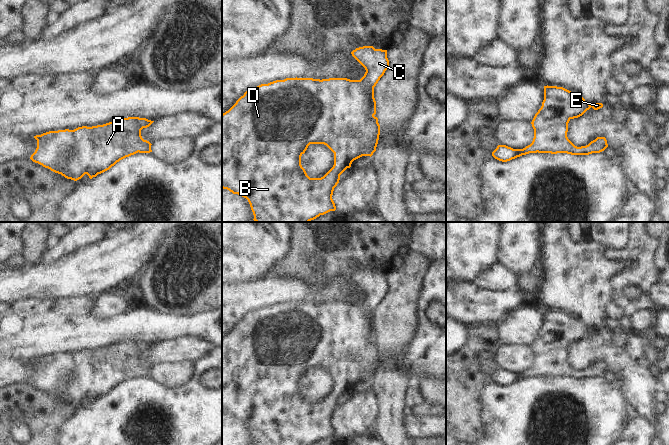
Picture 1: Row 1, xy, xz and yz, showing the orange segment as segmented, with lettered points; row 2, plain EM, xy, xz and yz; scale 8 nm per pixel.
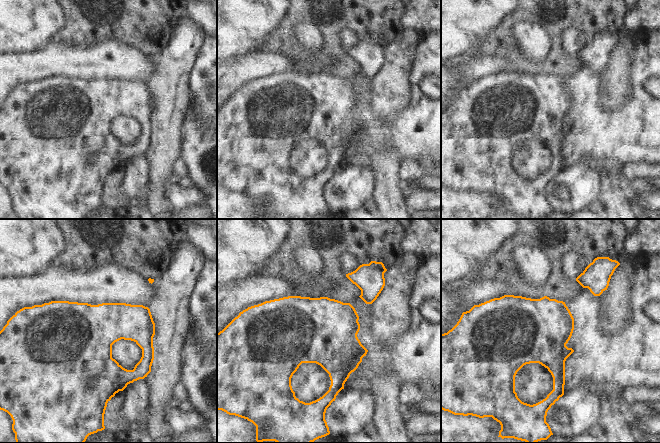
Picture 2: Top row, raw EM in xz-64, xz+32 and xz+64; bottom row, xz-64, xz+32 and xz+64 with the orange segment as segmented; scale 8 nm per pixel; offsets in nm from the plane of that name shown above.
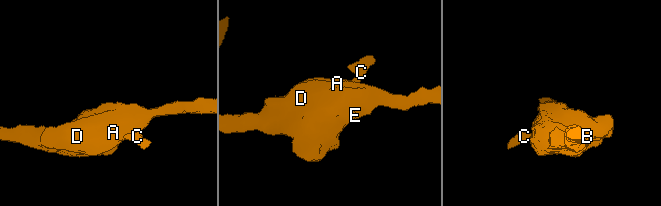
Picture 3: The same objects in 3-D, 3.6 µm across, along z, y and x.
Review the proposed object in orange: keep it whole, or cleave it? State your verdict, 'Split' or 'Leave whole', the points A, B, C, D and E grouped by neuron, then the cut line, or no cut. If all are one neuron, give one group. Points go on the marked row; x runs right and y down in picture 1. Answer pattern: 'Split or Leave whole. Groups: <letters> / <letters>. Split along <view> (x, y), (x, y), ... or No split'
Leave whole. Groups: A B C D E. No split

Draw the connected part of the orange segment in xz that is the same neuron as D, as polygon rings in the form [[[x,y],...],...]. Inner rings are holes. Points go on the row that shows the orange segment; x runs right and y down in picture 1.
[[[363,46],[351,52],[352,56],[365,68],[366,72],[360,80],[350,80],[347,78],[286,78],[276,80],[268,84],[261,84],[255,88],[247,90],[236,103],[222,114],[222,188],[233,194],[238,194],[246,198],[250,204],[255,222],[310,222],[320,215],[330,211],[335,211],[336,206],[332,199],[334,188],[340,180],[340,175],[351,167],[354,160],[362,156],[372,156],[380,135],[380,125],[376,114],[376,101],[374,98],[374,87],[388,69],[389,60],[387,50],[375,49],[373,46]],[[310,144],[324,144],[334,153],[333,167],[321,178],[310,178],[301,165],[301,156],[305,153]]]

